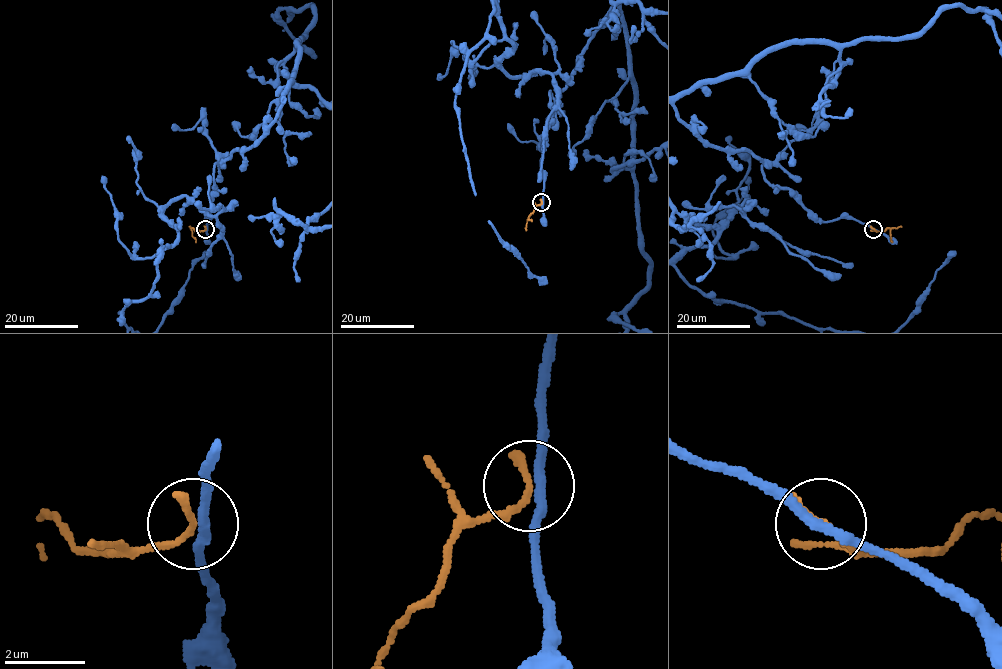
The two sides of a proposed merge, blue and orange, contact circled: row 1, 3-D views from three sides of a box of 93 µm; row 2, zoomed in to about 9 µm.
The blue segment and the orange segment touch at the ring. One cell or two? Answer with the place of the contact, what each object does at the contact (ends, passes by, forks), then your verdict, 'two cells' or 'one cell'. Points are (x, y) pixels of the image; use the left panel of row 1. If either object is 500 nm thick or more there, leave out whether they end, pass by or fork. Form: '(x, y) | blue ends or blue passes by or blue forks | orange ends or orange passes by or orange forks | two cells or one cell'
(205, 229) | blue passes by | orange ends | two cells

